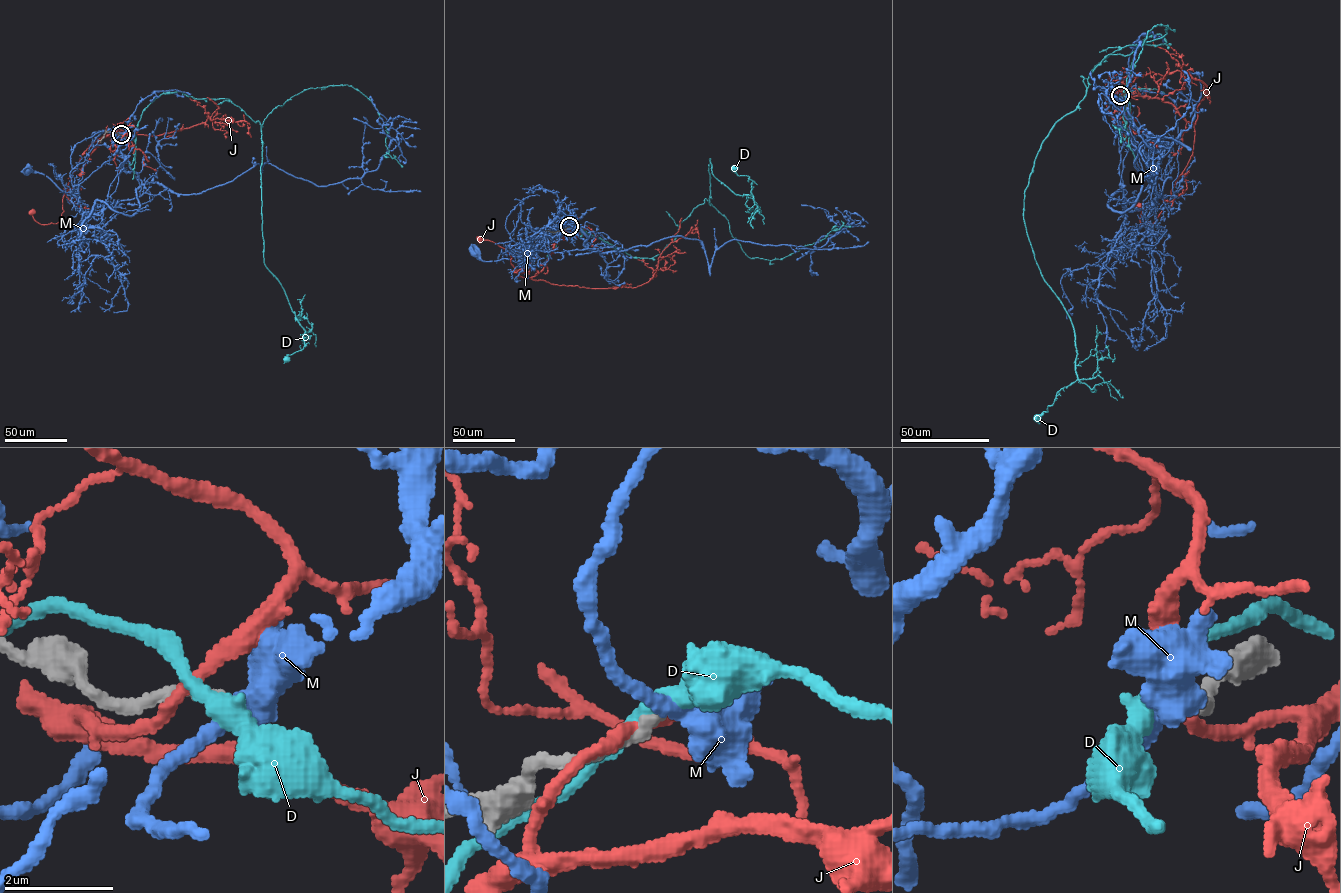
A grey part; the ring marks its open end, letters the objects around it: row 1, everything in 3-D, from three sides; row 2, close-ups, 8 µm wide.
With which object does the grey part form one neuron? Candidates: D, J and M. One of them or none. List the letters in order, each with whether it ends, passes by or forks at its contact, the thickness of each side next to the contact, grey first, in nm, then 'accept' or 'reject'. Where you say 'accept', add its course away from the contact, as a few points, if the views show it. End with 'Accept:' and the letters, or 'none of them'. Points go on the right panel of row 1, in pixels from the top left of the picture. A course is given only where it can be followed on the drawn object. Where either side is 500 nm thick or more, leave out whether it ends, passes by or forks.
D: it passes by; 240 nm thick on the grey side, 320 nm on the other; reject
J: it passes by; 280 nm thick on the grey side, 220 nm on the other; reject
M: it passes by; 220 nm thick on the grey side, 440 nm on the other; reject
Accept: none of them

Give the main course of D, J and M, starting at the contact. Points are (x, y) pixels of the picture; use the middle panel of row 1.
D: (569, 226), (652, 258), (709, 201), (710, 158), (718, 180), (753, 196), (752, 181), (733, 167)
J: (568, 227), (544, 267), (529, 278), (515, 271), (504, 248), (480, 239)
M: (569, 226), (568, 216), (571, 235), (523, 240), (523, 261), (483, 261), (475, 251)

